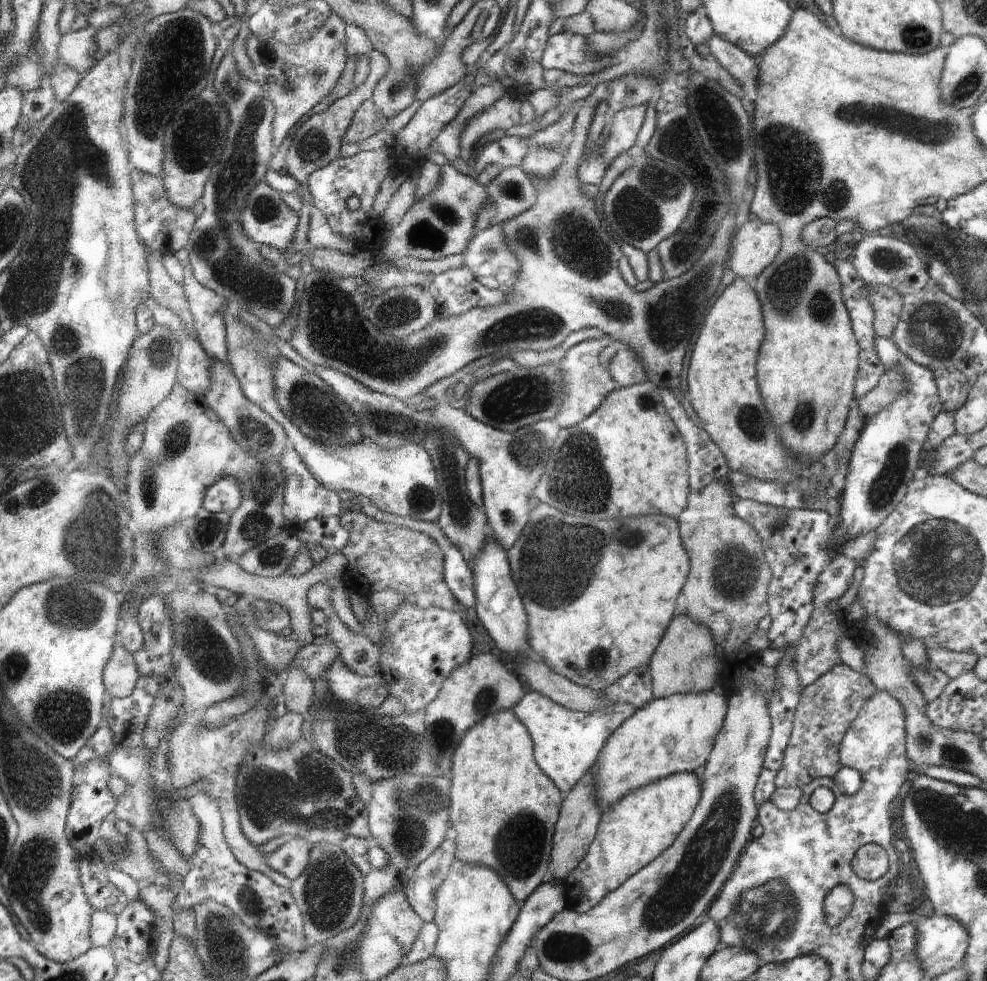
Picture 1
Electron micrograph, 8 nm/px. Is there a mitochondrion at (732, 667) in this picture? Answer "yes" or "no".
no

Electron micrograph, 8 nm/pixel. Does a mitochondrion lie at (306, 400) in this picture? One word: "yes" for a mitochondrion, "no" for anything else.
yes

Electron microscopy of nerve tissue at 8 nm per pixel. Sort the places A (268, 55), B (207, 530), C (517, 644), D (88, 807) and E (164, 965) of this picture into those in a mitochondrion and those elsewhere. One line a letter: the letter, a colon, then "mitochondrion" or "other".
A: mitochondrion
B: mitochondrion
C: other
D: other
E: other

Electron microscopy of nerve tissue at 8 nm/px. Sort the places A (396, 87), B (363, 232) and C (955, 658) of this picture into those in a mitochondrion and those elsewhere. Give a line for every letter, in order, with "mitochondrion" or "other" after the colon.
A: mitochondrion
B: other
C: other

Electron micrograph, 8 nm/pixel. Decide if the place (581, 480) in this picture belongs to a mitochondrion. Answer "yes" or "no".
yes

